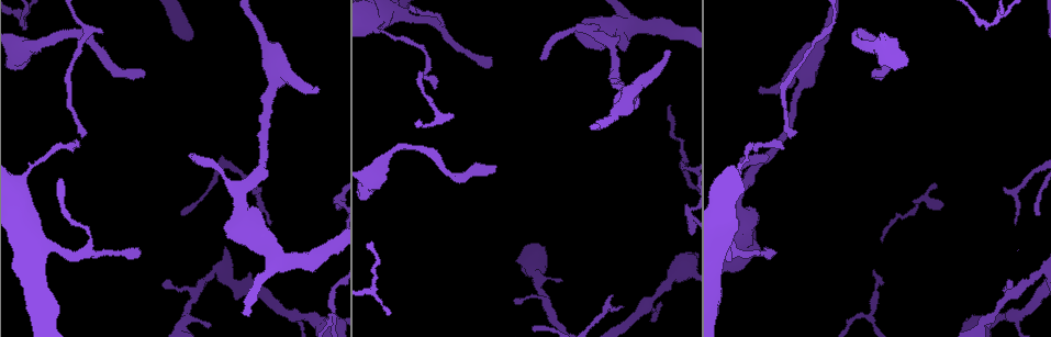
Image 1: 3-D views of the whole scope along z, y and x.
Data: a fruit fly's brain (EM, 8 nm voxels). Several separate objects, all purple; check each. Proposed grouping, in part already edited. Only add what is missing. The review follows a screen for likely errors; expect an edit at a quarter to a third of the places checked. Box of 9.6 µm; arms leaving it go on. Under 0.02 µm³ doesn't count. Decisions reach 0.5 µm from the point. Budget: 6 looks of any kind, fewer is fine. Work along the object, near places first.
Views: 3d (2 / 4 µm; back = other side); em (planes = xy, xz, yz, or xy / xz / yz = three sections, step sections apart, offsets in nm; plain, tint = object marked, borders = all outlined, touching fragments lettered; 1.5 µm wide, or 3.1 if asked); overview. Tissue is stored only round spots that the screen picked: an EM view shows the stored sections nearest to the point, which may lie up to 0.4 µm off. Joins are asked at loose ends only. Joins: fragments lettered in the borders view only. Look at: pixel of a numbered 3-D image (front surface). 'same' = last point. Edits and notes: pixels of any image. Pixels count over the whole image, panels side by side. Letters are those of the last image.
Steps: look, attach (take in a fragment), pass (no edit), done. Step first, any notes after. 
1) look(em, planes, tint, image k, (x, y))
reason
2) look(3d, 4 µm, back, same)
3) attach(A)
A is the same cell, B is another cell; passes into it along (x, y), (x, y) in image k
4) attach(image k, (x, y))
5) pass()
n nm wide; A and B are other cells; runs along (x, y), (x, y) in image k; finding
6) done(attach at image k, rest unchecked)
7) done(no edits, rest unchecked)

look(3d, 4 µm, image 1, (495, 165))
end of a long branch

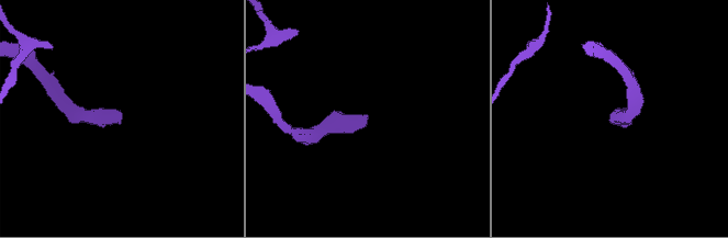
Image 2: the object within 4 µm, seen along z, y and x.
look(em, yz, step 4, tint, image 2, (120, 114))
need the tissue

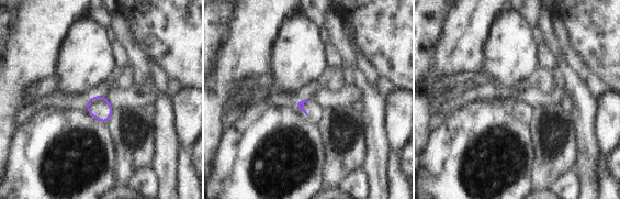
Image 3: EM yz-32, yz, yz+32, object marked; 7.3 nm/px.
look(em, planes, borders, same)
cut it another way

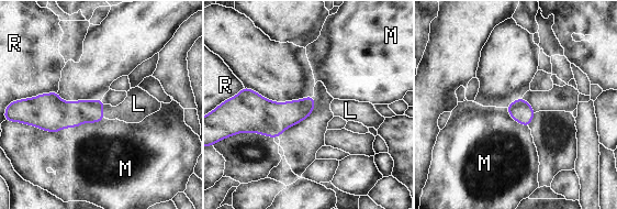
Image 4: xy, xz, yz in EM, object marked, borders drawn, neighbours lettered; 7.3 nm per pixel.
attach(L)
160 nm wide; L is the same cell, M and R are other cells; it goes on there

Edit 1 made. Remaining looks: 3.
look(em, yz, step 4, borders, image 1, (425, 74))
thin end

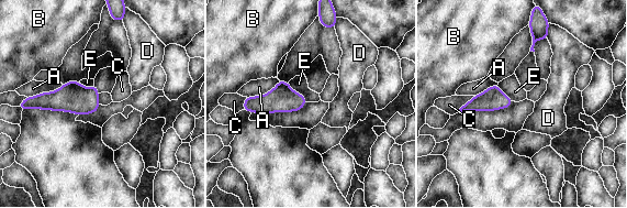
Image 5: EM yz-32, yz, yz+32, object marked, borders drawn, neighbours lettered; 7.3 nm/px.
pass()
A, B, C, D and E are other cells; border along (288, 83), (308, 101) in image 5; no lettered fragment goes on from it

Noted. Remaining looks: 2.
look(3d, 2 µm, image 1, (487, 67))
tapers out

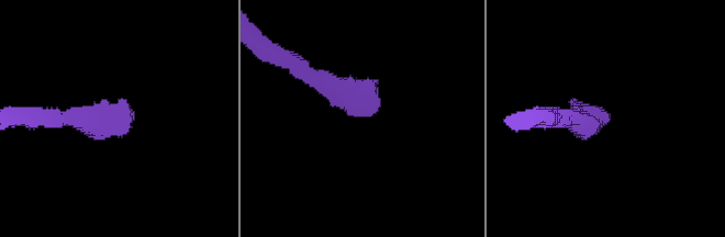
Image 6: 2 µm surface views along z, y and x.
look(em, planes, borders, image 6, (129, 113))
shape alone is not enough

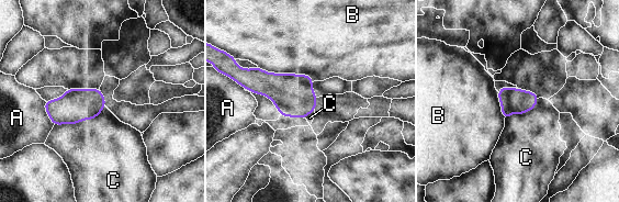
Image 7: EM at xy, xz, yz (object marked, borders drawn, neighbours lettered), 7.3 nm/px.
pass()
A, B and C are other cells; no lettered fragment goes on from it

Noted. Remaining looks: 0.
done(attach at image 4, rest unchecked)

